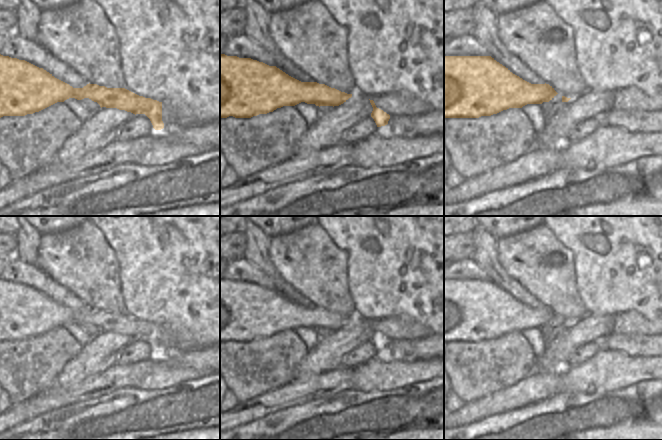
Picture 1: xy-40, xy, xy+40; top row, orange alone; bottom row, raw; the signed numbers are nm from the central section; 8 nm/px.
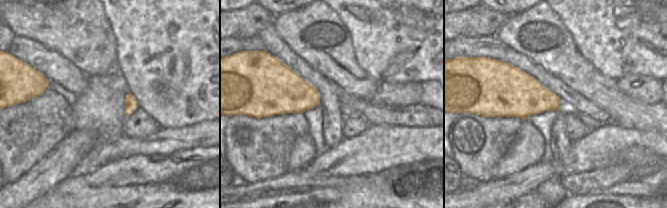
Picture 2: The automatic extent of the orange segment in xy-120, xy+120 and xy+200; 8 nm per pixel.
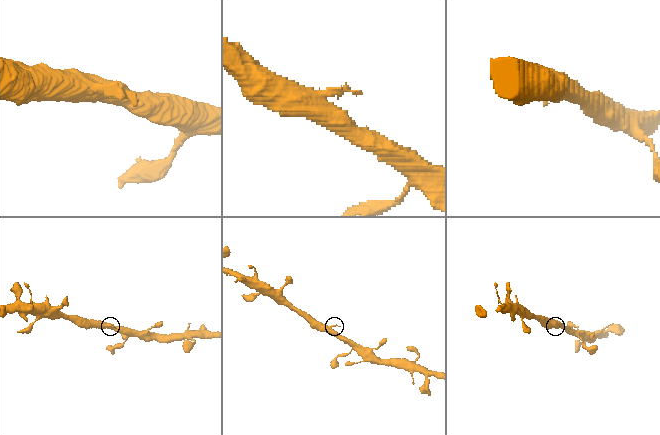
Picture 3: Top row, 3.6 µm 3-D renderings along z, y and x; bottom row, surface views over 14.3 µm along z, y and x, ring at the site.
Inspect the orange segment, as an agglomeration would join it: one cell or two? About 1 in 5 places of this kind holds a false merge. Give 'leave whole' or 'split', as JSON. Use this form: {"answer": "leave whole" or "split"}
{"answer": "leave whole"}

